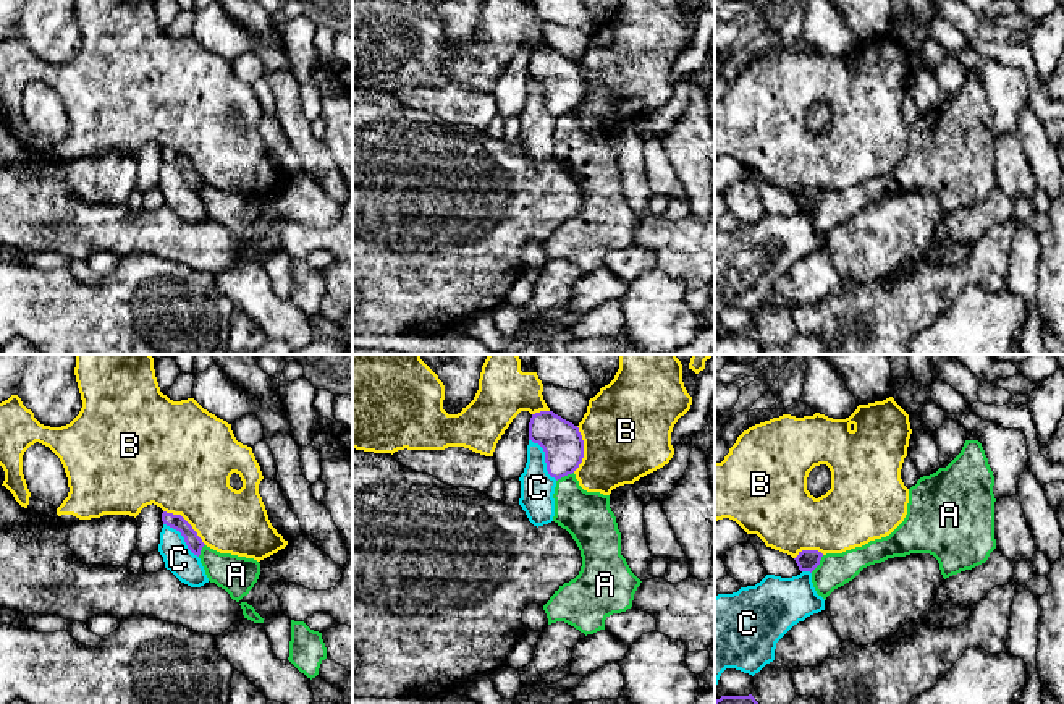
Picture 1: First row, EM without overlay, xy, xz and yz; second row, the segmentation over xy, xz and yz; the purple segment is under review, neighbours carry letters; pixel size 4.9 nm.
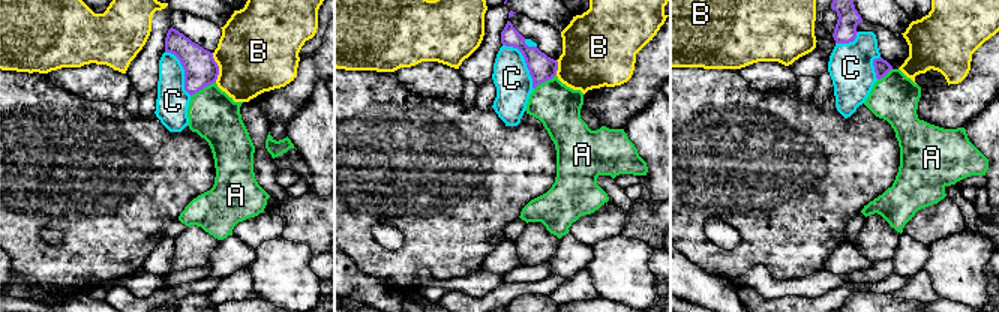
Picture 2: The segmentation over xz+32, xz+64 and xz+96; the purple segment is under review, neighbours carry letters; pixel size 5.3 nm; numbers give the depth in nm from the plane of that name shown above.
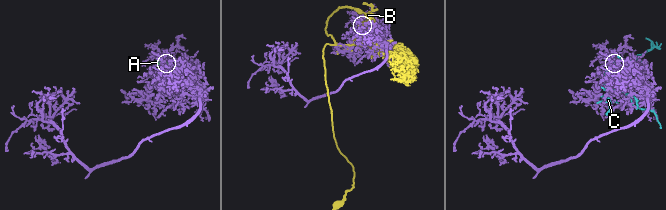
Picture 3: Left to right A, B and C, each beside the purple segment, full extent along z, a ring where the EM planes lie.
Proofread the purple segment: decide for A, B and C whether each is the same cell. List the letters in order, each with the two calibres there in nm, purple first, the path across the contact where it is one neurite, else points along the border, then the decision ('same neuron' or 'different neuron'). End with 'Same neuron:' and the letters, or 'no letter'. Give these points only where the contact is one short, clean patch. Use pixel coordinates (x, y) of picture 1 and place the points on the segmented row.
A: 200/240 nm | along xz (573, 471), (557, 481) | different neuron
B: 80/440 nm | different neuron
C: 200/170 nm | different neuron
Same neuron: no letter

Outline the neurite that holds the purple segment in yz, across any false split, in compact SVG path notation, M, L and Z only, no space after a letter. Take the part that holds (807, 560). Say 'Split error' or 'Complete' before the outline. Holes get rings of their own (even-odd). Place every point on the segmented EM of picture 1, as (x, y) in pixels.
Complete. M802 550L794 558L800 571L813 571L821 560L823 553L818 550Z

